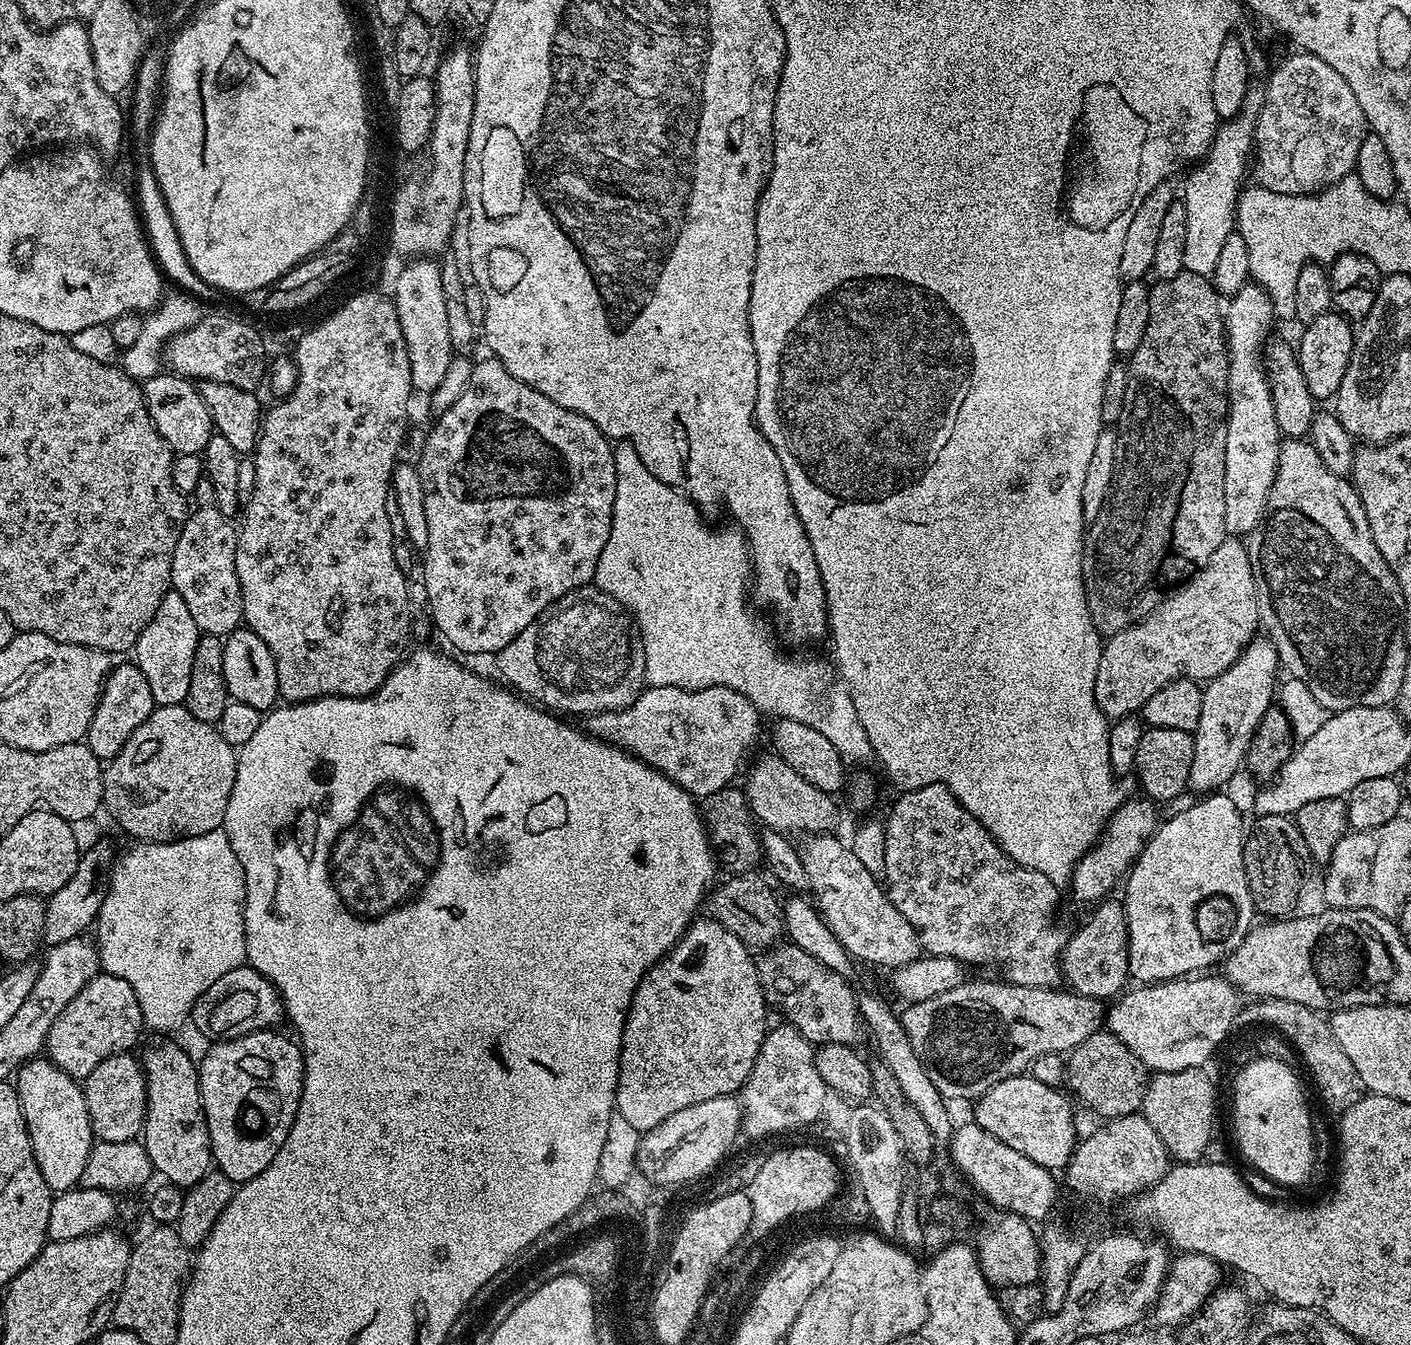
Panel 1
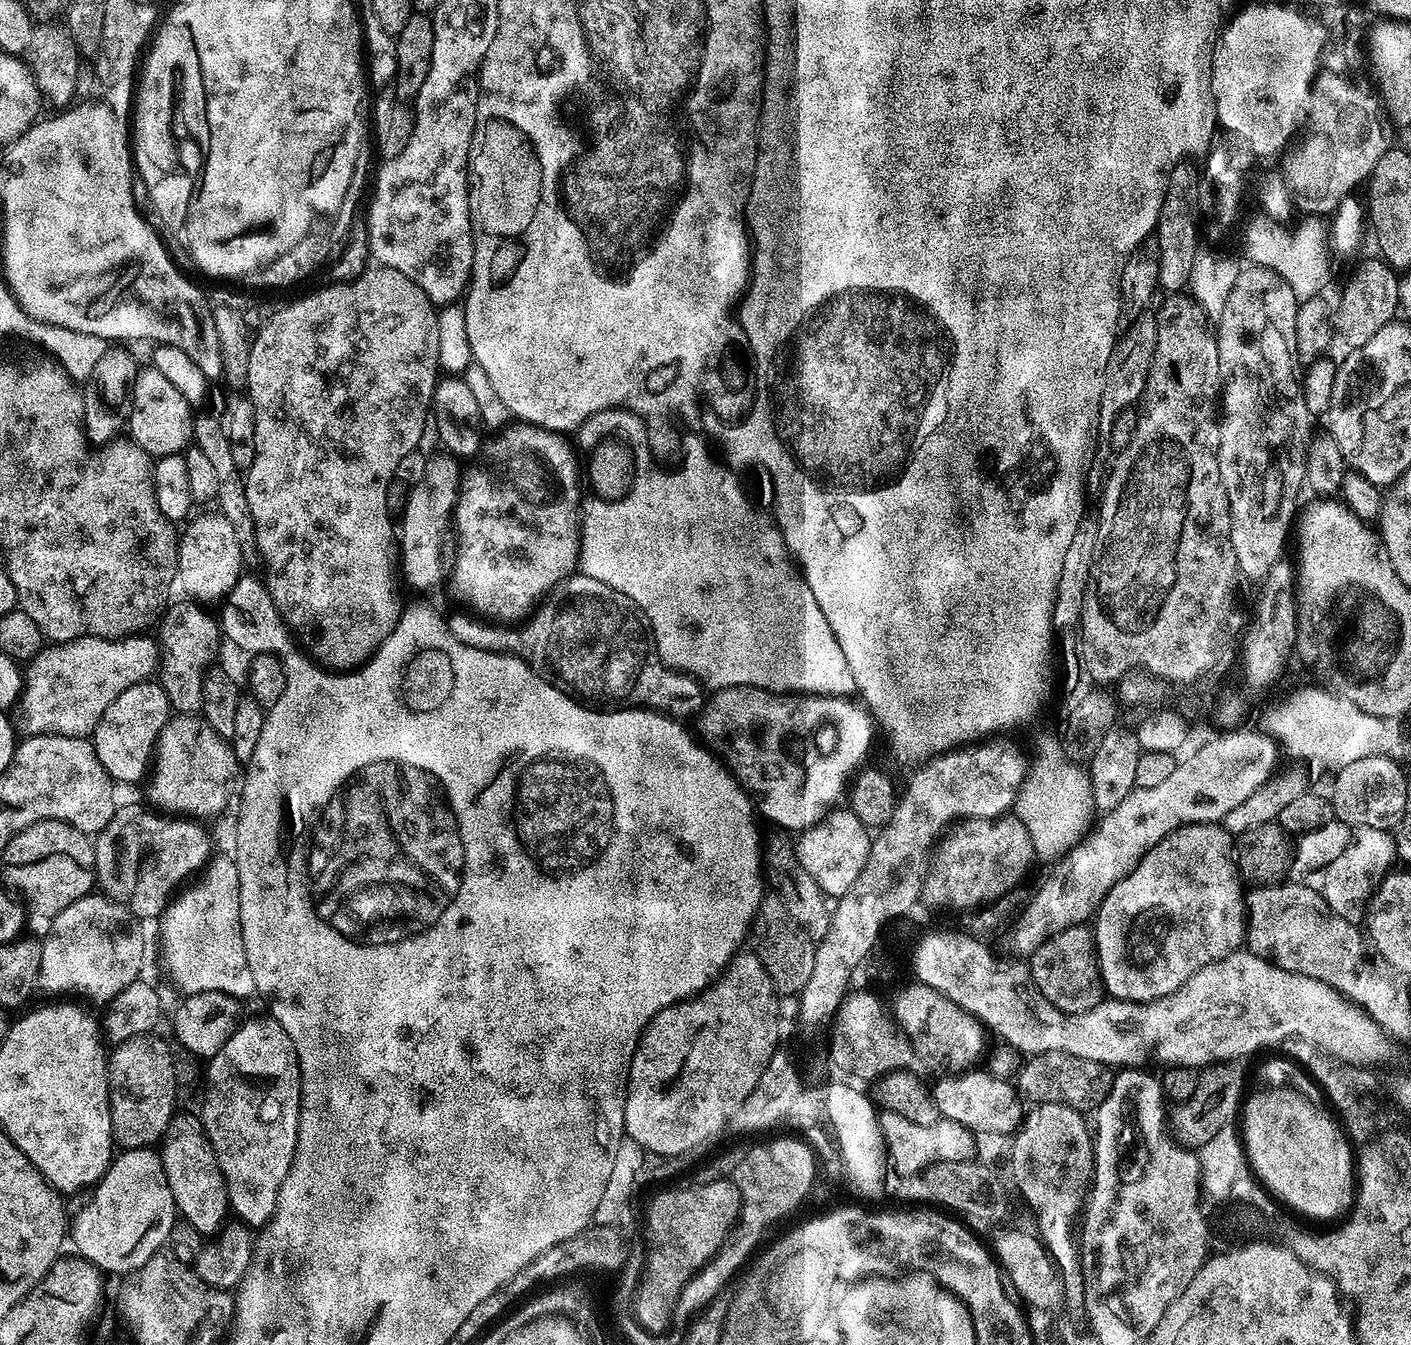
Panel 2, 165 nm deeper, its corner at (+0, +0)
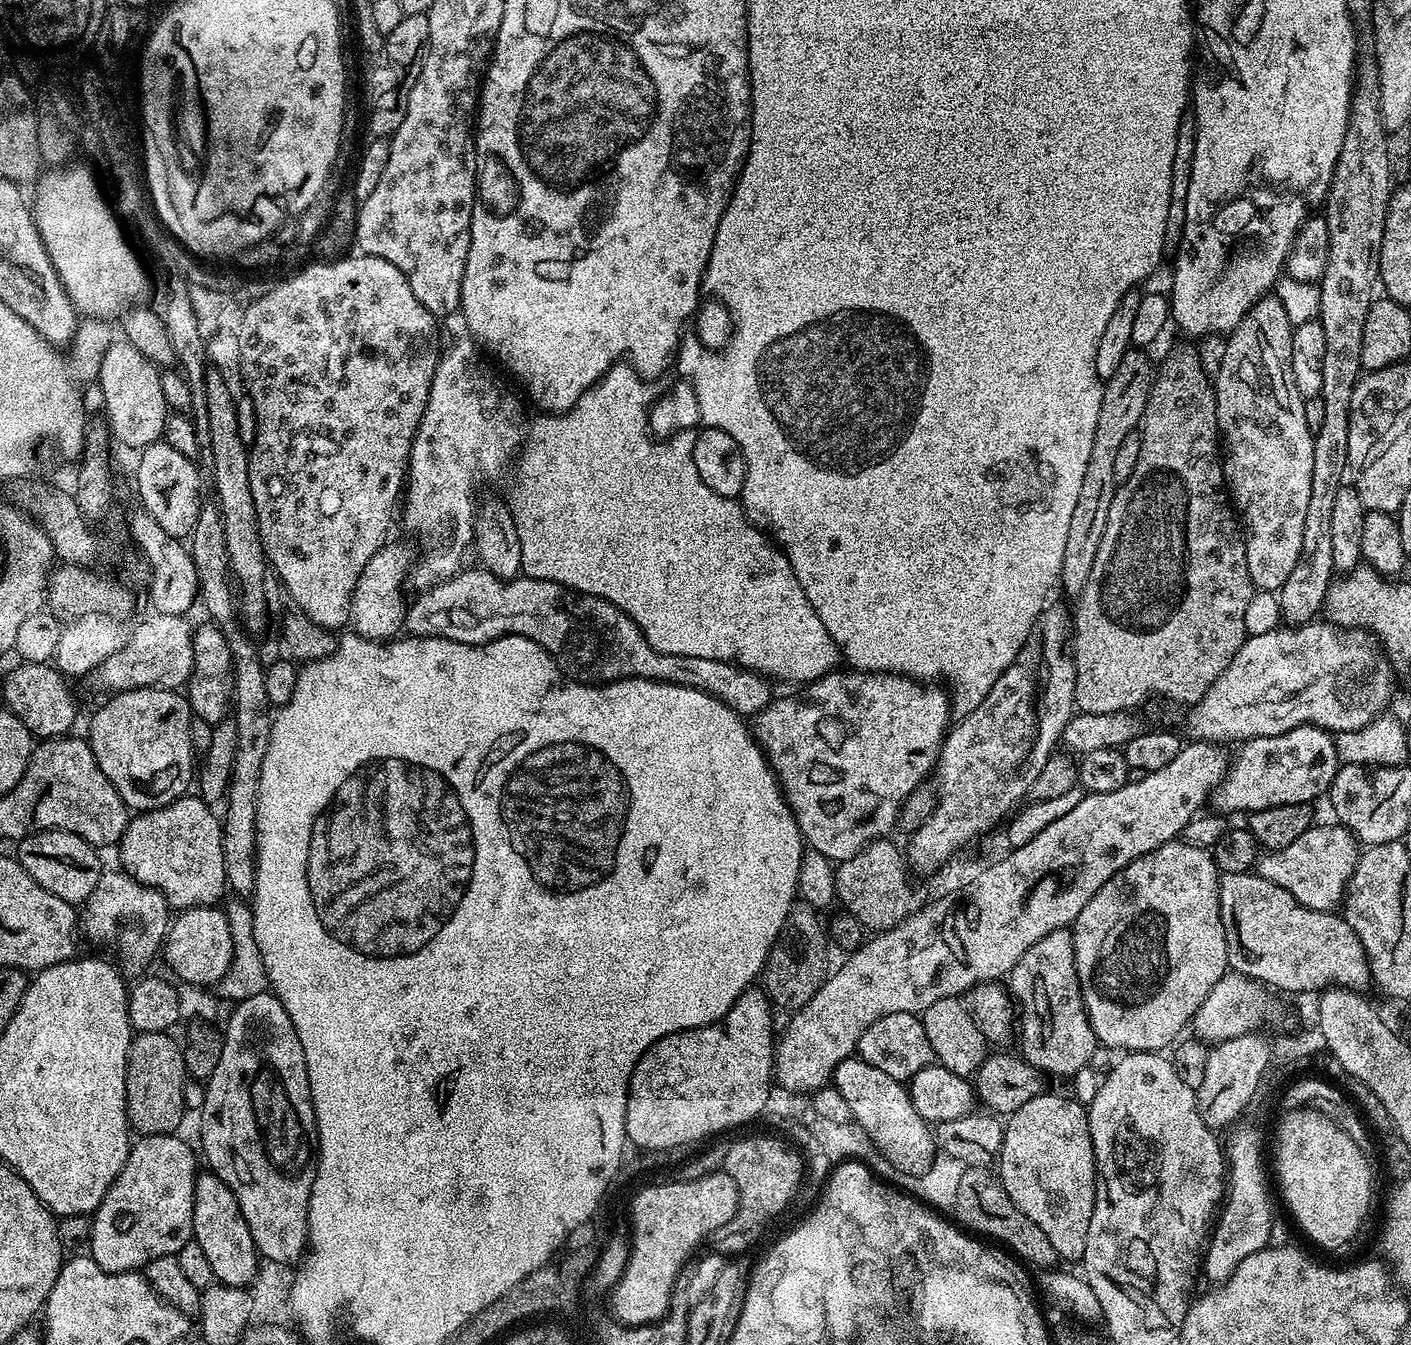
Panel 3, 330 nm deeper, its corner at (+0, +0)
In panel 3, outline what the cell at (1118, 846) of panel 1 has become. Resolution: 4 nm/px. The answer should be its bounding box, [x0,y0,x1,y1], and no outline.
[1214,724,1342,814]

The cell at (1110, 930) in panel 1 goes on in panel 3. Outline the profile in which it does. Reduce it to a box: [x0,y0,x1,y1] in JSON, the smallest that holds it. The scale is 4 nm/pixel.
[1006,928,1098,1076]

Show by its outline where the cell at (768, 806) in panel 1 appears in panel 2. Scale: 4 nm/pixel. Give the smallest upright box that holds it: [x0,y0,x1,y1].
[794,806,871,898]

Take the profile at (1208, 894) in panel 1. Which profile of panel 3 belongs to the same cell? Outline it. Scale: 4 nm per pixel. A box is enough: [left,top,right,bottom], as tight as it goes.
[1070,838,1229,1053]

